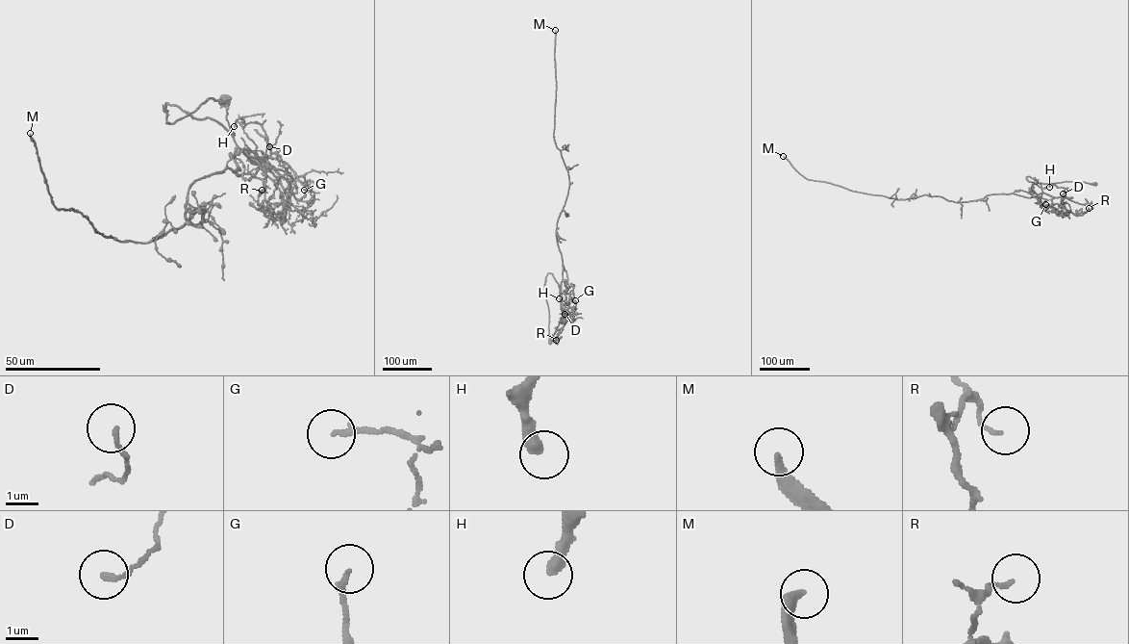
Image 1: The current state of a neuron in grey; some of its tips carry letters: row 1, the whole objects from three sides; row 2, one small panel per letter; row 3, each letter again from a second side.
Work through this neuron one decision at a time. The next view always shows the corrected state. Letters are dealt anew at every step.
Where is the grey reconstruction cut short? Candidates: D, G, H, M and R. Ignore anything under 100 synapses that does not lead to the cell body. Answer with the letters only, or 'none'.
M

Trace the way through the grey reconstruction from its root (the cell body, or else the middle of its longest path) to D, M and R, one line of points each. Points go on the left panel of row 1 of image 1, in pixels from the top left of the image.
D: (223, 101), (208, 98), (165, 123), (166, 103), (223, 126), (254, 163), (270, 155), (266, 136), (269, 146)
M: (223, 101), (163, 106), (225, 127), (239, 169), (147, 242), (57, 209), (30, 133)
R: (223, 101), (165, 123), (166, 103), (212, 118), (267, 162), (289, 184), (280, 219), (260, 207), (262, 190)

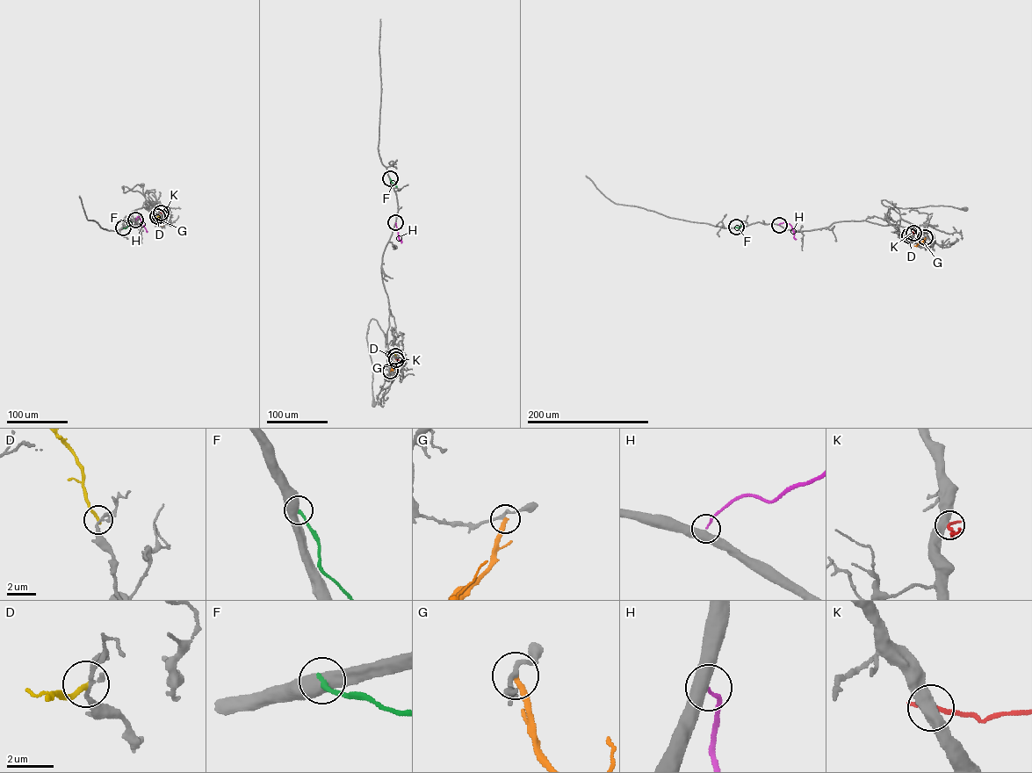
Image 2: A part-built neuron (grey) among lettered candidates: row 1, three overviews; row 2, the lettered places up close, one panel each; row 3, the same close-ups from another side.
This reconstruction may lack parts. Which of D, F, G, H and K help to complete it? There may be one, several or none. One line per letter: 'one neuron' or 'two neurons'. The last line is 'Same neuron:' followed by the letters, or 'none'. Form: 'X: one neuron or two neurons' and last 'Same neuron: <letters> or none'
D: two neurons
F: two neurons
G: two neurons
H: one neuron
K: two neurons
Same neuron: H

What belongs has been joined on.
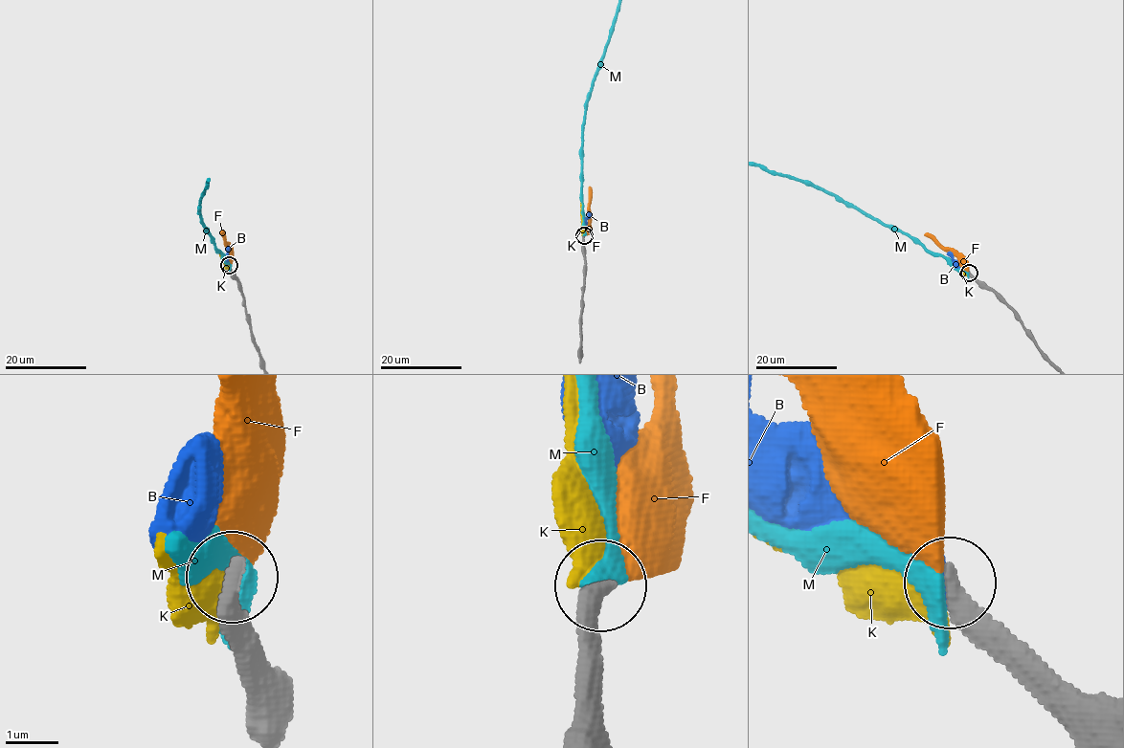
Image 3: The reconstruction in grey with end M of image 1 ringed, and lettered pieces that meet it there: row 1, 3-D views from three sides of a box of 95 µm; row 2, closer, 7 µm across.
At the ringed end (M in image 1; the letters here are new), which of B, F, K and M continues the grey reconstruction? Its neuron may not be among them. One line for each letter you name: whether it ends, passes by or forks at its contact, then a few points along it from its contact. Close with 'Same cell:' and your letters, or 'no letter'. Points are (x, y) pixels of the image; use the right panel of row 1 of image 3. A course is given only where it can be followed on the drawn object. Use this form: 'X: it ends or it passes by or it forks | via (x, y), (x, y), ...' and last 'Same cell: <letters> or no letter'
B: it ends
Same cell: B

